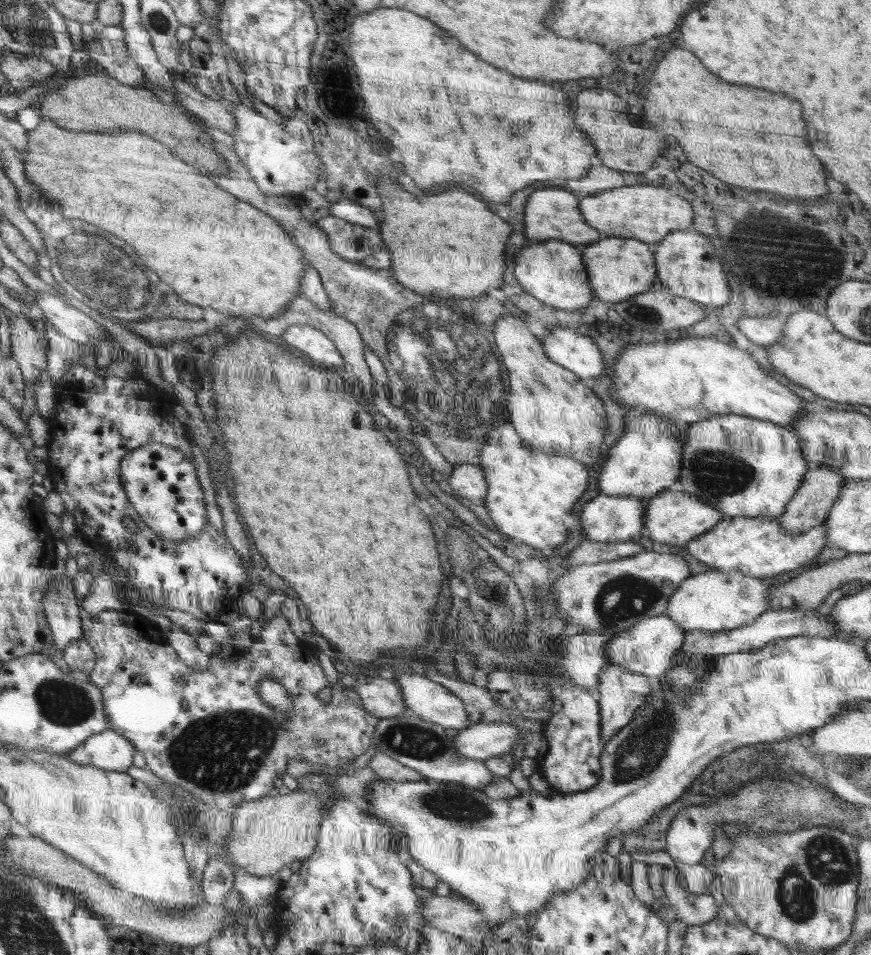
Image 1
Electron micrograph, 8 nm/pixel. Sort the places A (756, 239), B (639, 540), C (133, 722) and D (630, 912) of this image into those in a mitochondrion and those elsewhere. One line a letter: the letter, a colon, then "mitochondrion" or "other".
A: mitochondrion
B: other
C: other
D: other

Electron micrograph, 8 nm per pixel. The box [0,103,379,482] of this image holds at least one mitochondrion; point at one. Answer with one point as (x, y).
(93, 269)

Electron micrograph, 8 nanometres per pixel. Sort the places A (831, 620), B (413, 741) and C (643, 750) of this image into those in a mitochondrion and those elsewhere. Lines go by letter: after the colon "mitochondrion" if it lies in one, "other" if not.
A: other
B: mitochondrion
C: mitochondrion

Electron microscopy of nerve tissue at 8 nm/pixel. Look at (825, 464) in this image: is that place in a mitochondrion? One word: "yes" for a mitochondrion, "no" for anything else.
no

